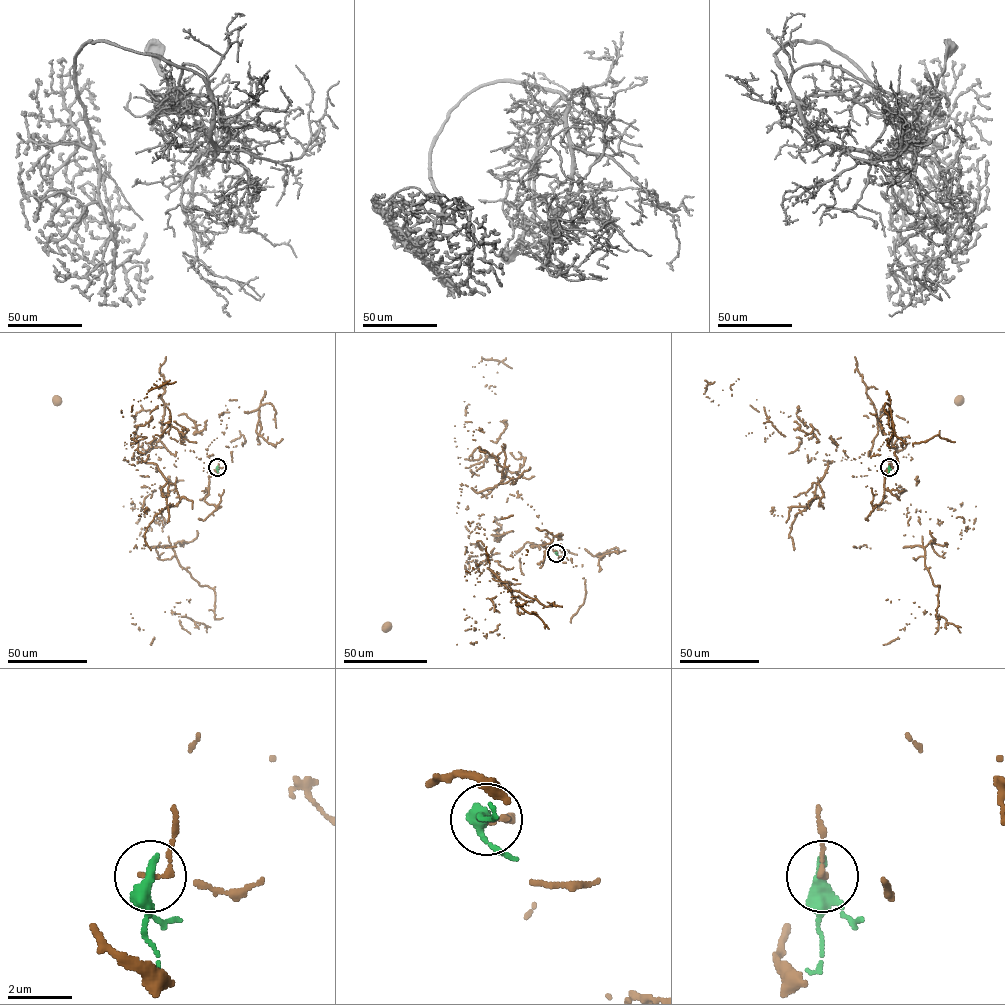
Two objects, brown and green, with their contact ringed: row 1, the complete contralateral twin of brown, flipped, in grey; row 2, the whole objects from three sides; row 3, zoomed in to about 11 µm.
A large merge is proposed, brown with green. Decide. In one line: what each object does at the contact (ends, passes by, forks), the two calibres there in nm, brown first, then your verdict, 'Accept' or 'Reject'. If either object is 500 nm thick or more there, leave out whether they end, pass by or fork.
At the ring brown ends. At the ring green passes by. Thickness 170 nm (brown) against 380 nm. Reject

